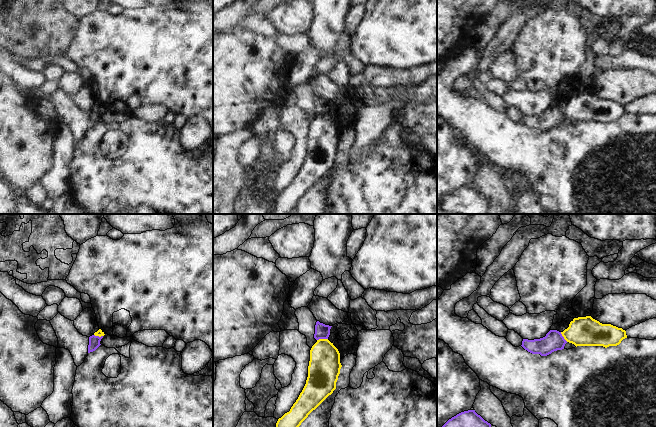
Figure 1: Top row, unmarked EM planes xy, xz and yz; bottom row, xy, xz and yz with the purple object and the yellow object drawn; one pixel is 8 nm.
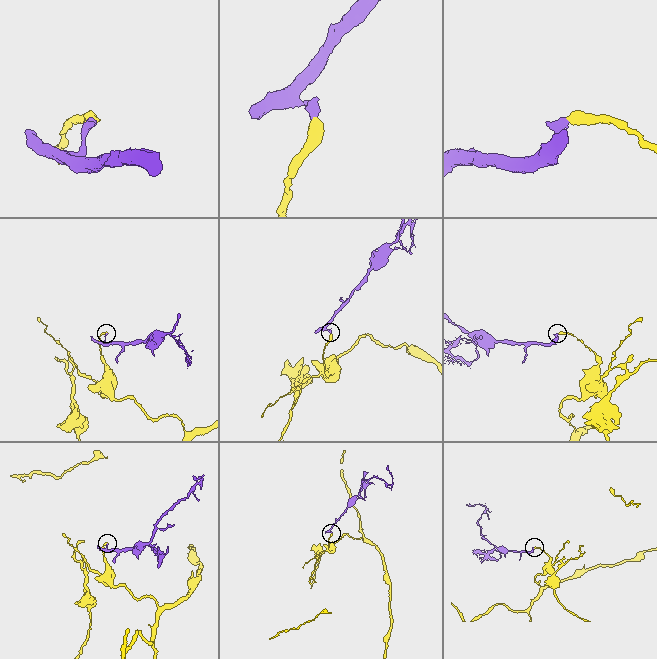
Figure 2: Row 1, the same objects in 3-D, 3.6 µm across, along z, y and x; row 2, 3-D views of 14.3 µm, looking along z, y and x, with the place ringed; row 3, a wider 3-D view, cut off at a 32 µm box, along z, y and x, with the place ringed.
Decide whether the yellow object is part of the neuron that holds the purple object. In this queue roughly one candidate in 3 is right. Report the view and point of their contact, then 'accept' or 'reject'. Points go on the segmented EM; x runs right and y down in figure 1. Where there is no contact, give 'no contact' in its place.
meets purple in xz at (322, 338); reject

